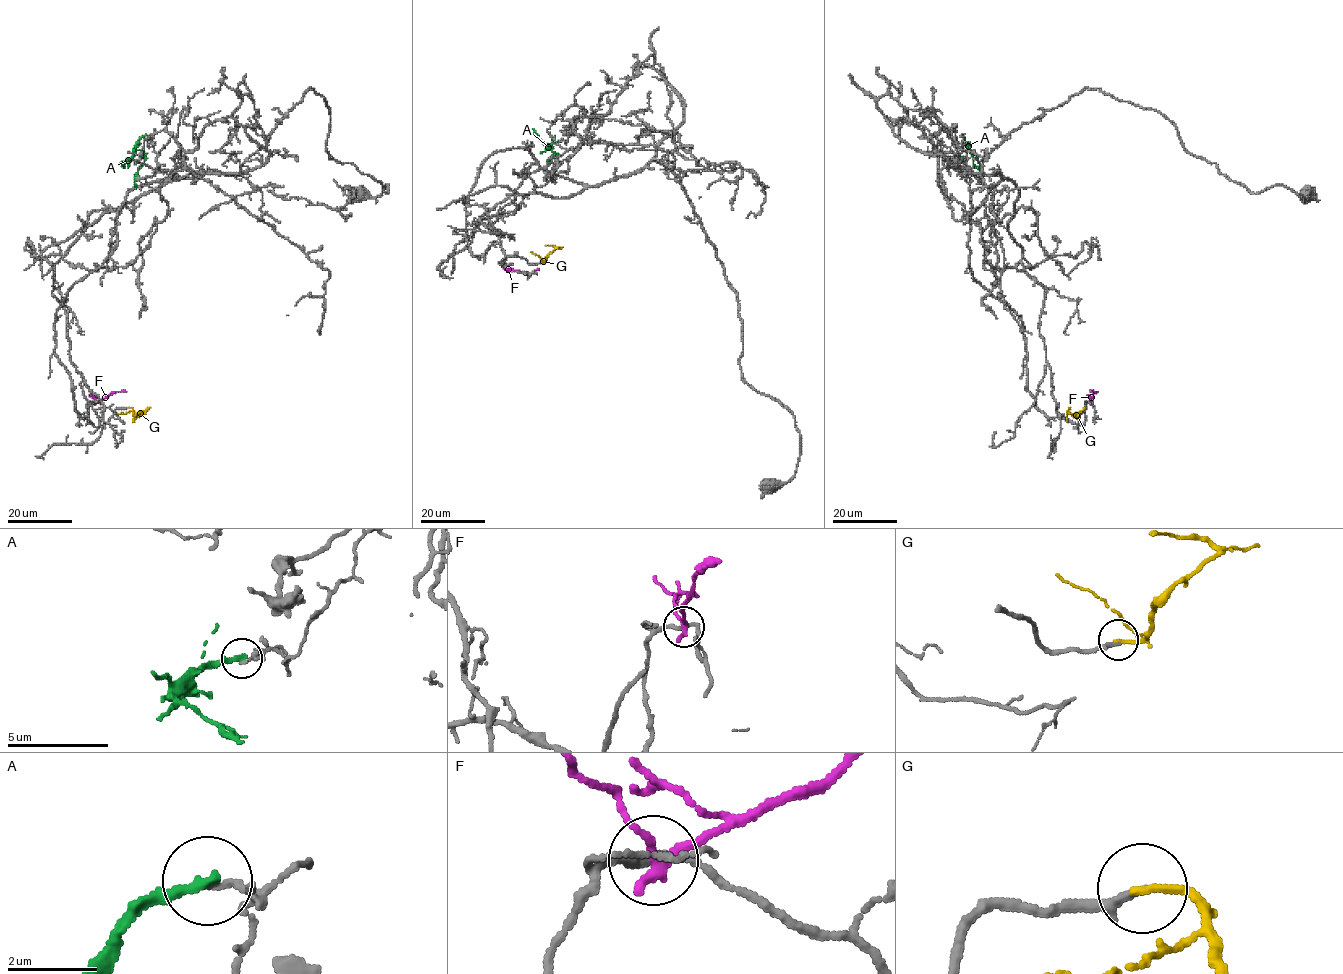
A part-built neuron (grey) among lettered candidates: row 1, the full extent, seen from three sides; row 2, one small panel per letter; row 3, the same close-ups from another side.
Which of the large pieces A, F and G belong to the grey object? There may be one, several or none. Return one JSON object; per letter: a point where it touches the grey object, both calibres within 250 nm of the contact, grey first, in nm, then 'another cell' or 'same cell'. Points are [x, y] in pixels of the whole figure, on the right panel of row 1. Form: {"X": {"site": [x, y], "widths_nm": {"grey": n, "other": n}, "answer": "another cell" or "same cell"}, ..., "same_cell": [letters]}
{"A": {"site": [963, 135], "widths_nm": {"grey": 130, "other": 260}, "answer": "another cell"}, "F": {"site": [1091, 402], "widths_nm": {"grey": 190, "other": 240}, "answer": "another cell"}, "G": {"site": [1084, 407], "widths_nm": {"grey": 200, "other": 170}, "answer": "same cell"}, "same_cell": ["G"]}

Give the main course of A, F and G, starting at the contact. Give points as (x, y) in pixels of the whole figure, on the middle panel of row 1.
A: (558, 141), (548, 148), (558, 155), (547, 159), (548, 163)
F: (507, 269), (528, 275), (538, 268)
G: (541, 262), (556, 248), (545, 246)

